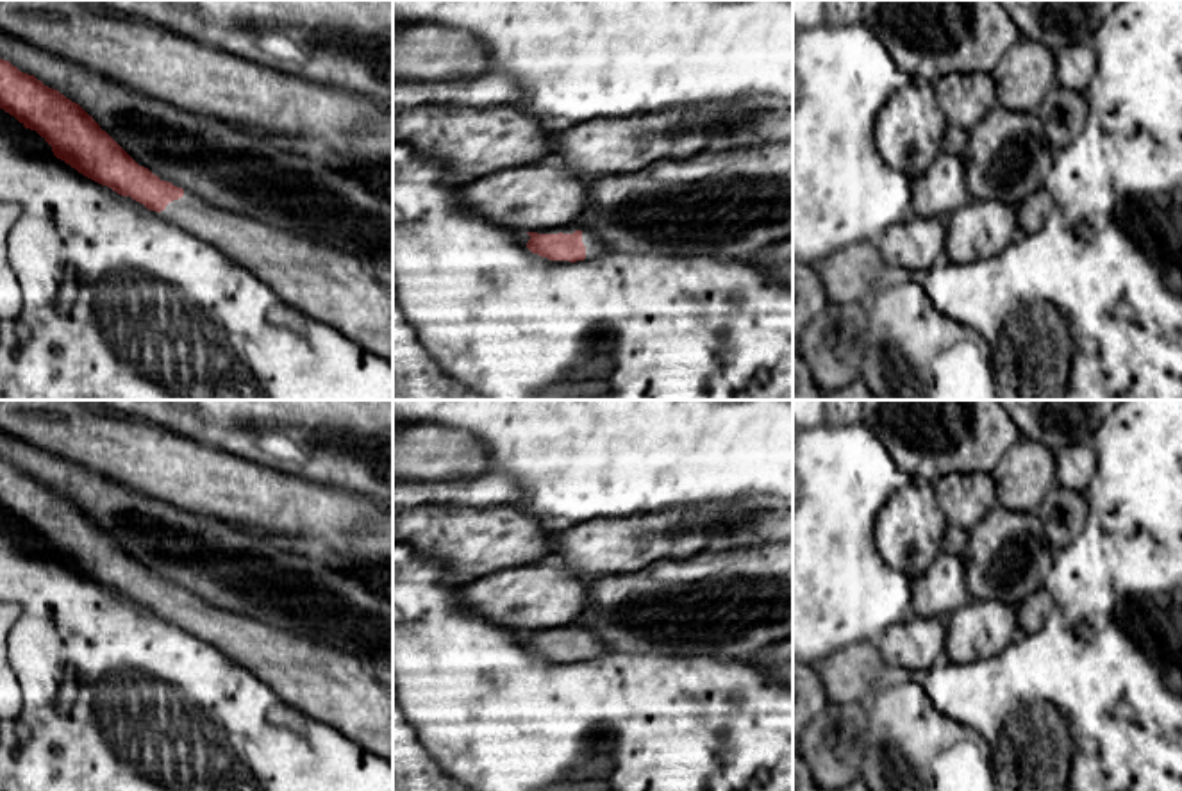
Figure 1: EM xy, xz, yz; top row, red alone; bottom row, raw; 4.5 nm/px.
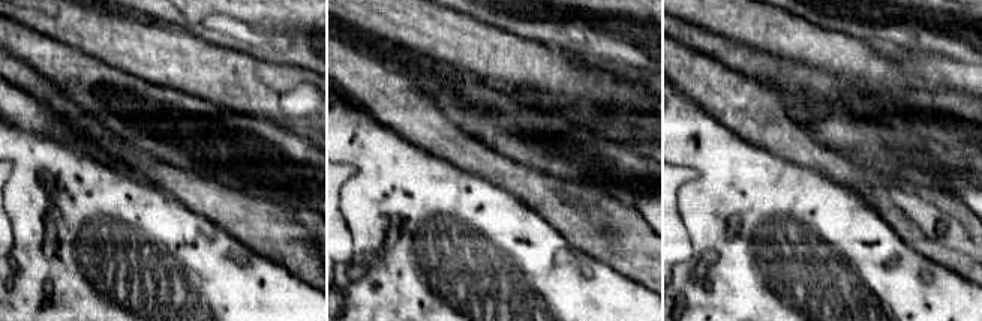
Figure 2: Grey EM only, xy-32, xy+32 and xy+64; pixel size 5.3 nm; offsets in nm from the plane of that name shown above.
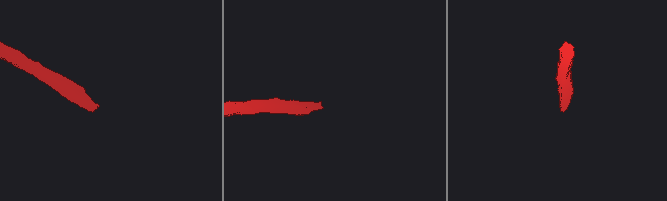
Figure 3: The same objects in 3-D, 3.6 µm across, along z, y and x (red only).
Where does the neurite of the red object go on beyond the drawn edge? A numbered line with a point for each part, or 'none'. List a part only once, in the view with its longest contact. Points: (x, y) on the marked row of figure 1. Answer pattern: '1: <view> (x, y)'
1: xz (593, 245)

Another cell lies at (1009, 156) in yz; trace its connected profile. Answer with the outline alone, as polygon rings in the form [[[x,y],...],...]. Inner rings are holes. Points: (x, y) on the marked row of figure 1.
[[[996,104],[968,134],[962,161],[970,198],[1018,209],[1045,187],[1053,159],[1039,114]]]

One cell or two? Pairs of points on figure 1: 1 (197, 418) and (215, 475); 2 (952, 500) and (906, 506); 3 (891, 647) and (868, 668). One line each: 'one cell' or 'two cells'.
1: two cells
2: two cells
3: two cells

